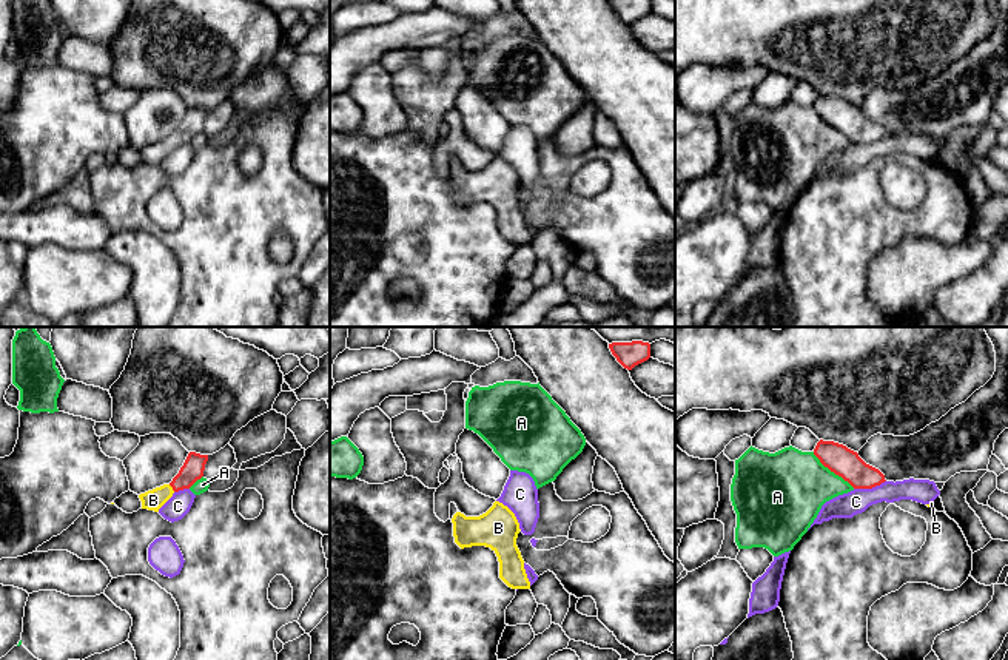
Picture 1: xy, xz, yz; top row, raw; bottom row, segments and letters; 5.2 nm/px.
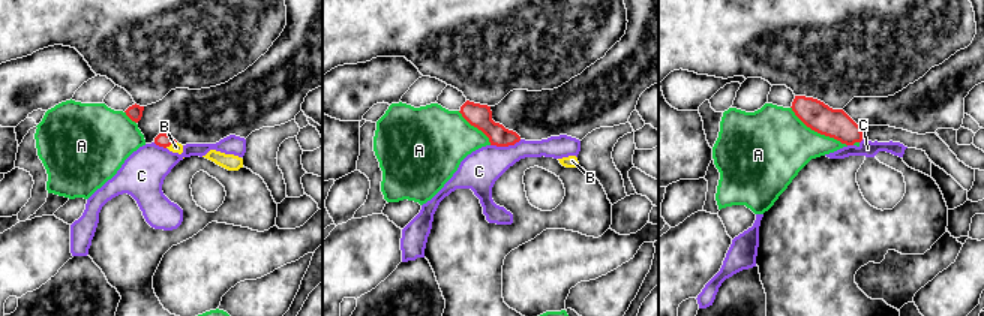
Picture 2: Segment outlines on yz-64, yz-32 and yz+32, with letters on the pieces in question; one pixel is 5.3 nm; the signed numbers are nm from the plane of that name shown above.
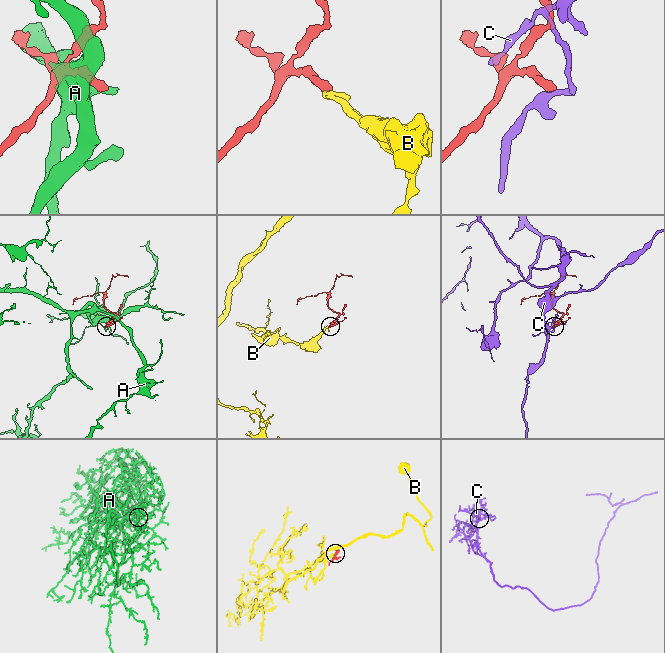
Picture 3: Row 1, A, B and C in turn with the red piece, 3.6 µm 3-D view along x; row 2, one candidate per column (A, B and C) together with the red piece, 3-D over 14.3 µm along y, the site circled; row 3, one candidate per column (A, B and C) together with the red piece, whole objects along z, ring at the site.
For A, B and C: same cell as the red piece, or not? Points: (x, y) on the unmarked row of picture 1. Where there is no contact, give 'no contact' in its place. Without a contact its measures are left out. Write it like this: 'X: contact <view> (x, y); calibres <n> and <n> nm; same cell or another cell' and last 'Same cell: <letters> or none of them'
A: contact yz (833, 125); calibres 150 and 400 nm; another cell
B: contact xy (171, 141); calibres 120 and 110 nm; same cell
C: contact yz (870, 142); calibres 150 and 130 nm; another cell
Same cell: B

